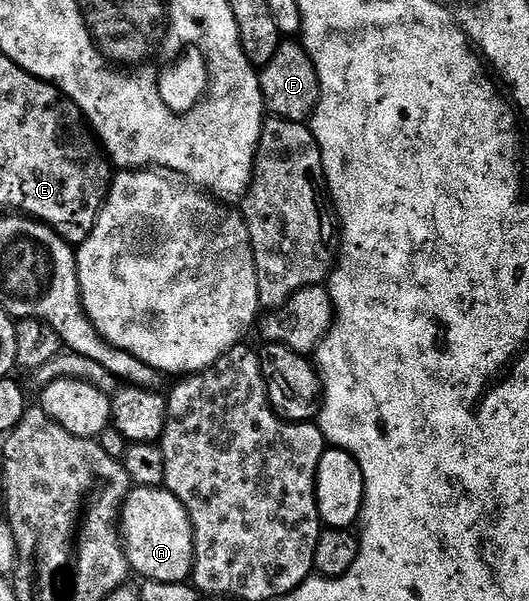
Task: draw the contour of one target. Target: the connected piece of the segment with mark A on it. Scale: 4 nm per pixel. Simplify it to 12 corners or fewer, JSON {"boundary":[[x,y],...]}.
{"boundary":[[158,486],[121,507],[127,565],[152,582],[187,582],[195,530]]}

